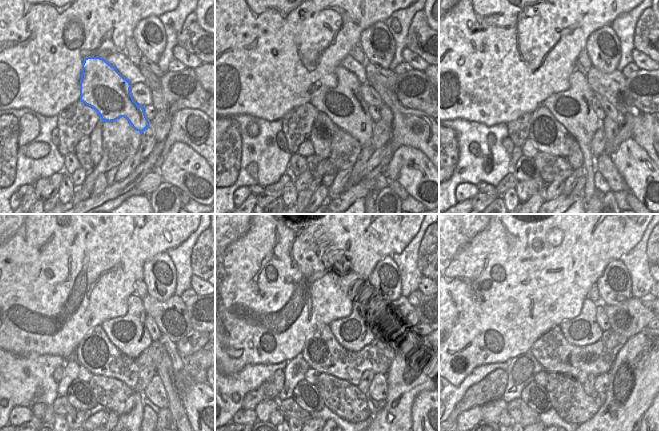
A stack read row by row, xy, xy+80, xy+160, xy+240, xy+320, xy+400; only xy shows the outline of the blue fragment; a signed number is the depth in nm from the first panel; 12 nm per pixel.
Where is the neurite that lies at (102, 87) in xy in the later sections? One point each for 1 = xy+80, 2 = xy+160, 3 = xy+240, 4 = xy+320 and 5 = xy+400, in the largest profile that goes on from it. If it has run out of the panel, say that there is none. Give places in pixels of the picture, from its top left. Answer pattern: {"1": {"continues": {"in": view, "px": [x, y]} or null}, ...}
{"1": {"continues": {"in": "xy+80", "px": [344, 105]}}, "2": {"continues": {"in": "xy+160", "px": [573, 108]}}, "3": {"continues": {"in": "xy+240", "px": [129, 334]}}, "4": {"continues": {"in": "xy+320", "px": [354, 332]}}, "5": {"continues": {"in": "xy+400", "px": [583, 330]}}}

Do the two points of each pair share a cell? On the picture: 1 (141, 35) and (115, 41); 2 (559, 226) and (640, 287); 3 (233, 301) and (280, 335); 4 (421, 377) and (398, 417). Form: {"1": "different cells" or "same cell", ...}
{"1": "different cells", "2": "different cells", "3": "same cell", "4": "same cell"}

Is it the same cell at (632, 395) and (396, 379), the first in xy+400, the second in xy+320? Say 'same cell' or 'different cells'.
same cell

